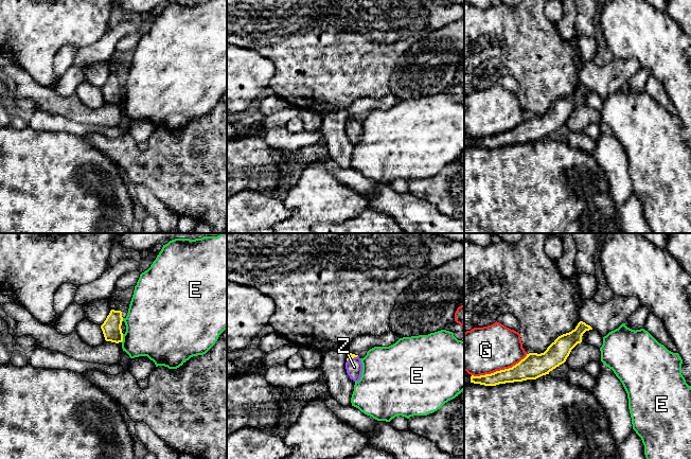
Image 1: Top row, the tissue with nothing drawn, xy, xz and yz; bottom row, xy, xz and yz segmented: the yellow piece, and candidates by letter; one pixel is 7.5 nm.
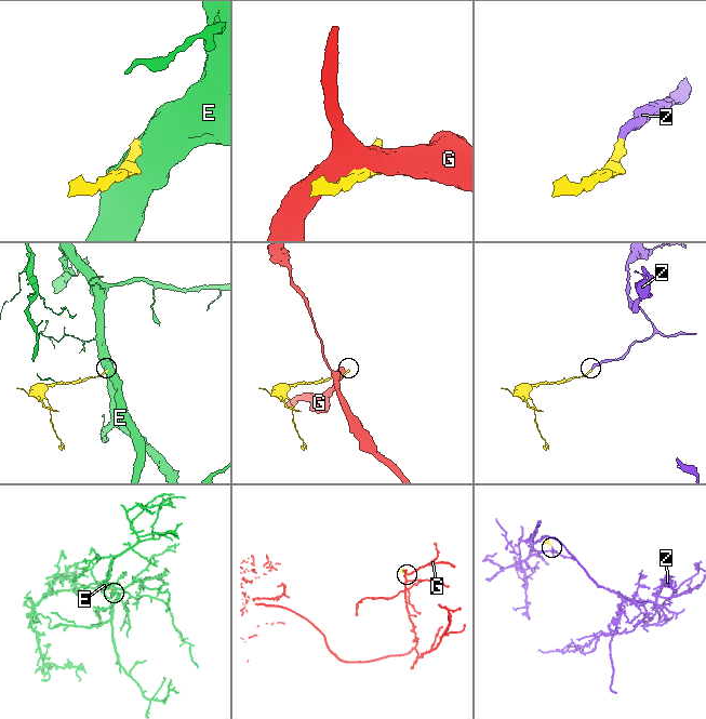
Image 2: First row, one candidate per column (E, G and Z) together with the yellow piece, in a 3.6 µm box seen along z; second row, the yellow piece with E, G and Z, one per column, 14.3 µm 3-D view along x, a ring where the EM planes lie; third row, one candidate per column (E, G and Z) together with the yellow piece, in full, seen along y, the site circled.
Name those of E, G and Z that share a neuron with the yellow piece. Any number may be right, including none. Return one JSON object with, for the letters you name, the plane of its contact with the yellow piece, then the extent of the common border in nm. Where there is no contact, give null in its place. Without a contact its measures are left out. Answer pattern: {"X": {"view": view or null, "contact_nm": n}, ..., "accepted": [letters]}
{"Z": {"view": "xz", "contact_nm": 100}, "accepted": ["Z"]}

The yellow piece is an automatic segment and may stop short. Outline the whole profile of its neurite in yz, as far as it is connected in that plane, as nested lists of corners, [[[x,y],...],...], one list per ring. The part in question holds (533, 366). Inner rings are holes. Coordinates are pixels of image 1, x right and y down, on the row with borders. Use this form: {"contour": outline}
{"contour": [[[580,321],[574,330],[559,336],[544,353],[529,353],[512,368],[491,374],[471,376],[471,383],[484,386],[536,379],[564,364],[571,350],[582,342],[582,336],[592,328]]]}

